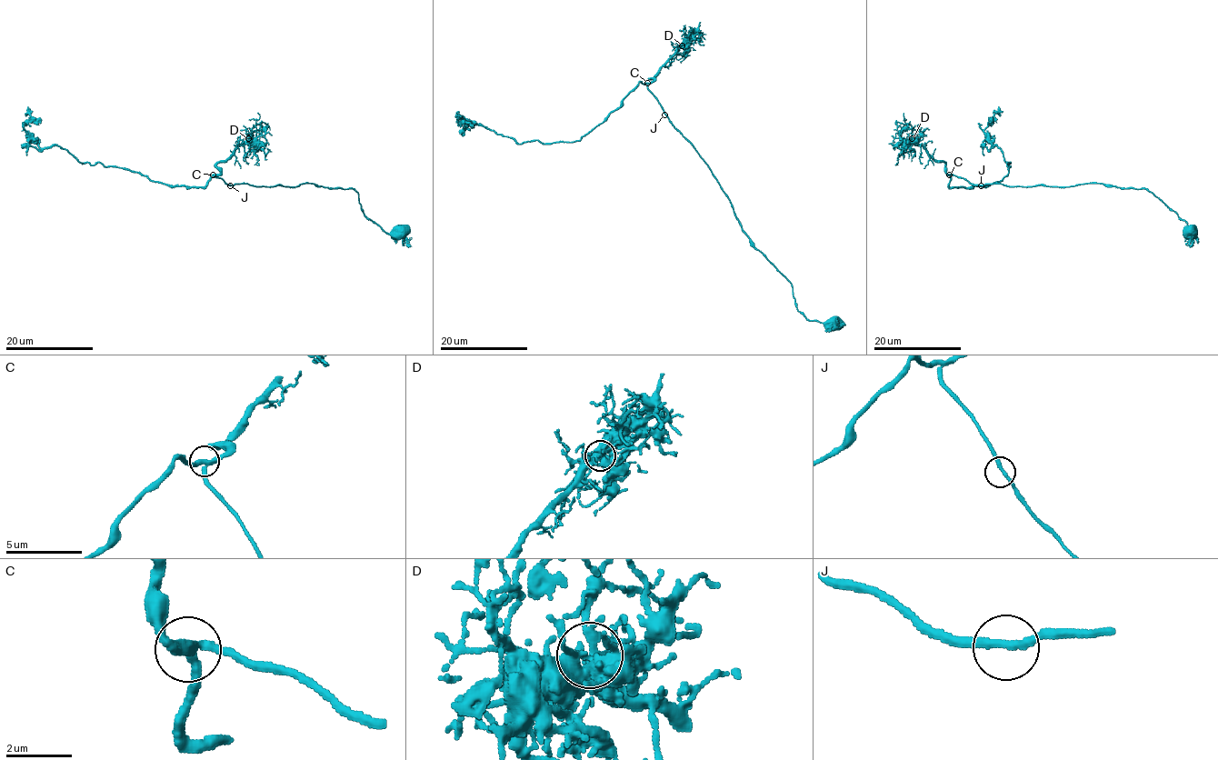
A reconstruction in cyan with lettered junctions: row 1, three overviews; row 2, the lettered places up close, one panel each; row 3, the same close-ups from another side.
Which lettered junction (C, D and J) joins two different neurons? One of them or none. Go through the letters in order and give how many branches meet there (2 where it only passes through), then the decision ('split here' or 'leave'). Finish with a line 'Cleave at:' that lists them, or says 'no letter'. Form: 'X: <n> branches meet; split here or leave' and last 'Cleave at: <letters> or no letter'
C: 3 branches meet; leave
D: 7 branches meet; leave
J: 2 branches meet; leave
Cleave at: no letter

